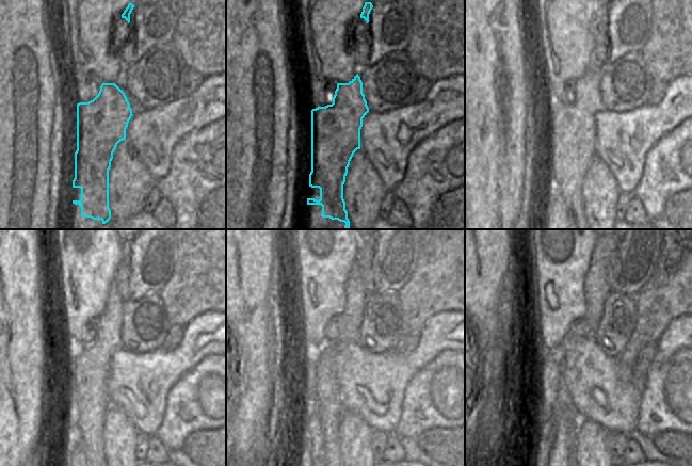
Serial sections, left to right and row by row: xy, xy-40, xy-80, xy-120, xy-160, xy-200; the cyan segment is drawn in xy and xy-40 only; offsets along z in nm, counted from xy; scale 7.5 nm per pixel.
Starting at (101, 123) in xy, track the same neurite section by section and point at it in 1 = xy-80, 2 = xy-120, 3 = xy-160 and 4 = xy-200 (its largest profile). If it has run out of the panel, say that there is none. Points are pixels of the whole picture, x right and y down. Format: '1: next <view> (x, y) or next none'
1: next xy-80 (570, 128)
2: next xy-120 (92, 366)
3: next xy-160 (330, 407)
4: next xy-200 (597, 280)

